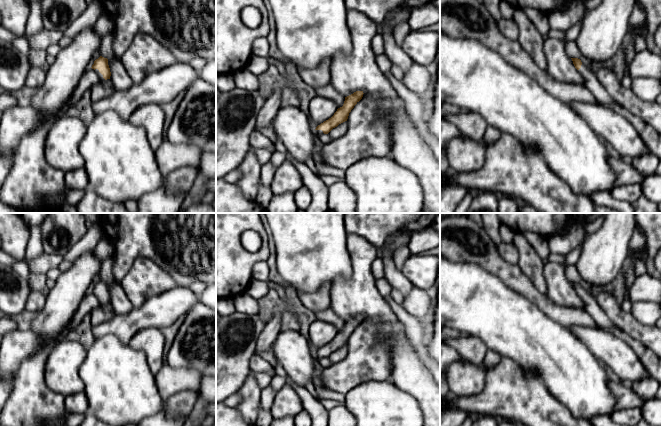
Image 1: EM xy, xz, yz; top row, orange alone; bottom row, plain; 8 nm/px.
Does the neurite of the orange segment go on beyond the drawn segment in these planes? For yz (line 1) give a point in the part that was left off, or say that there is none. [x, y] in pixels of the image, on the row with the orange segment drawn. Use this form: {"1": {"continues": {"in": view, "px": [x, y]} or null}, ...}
{"1": {"continues": {"in": "yz", "px": [652, 139]}}}

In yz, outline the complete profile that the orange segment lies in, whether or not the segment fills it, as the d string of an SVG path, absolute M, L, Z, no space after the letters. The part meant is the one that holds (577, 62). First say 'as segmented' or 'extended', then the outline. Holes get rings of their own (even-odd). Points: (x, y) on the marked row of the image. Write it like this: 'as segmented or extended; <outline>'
extended; M571 58L575 68L584 78L585 85L591 91L597 102L615 113L625 117L637 130L651 153L661 161L661 135L642 119L630 113L626 108L615 103L605 88L599 82L596 74L586 68L578 58Z

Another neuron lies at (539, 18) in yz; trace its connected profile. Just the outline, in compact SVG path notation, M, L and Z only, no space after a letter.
M530 7L524 8L522 10L526 14L526 16L533 22L541 35L548 36L551 29L549 27L548 15L546 14L546 11L539 11Z

